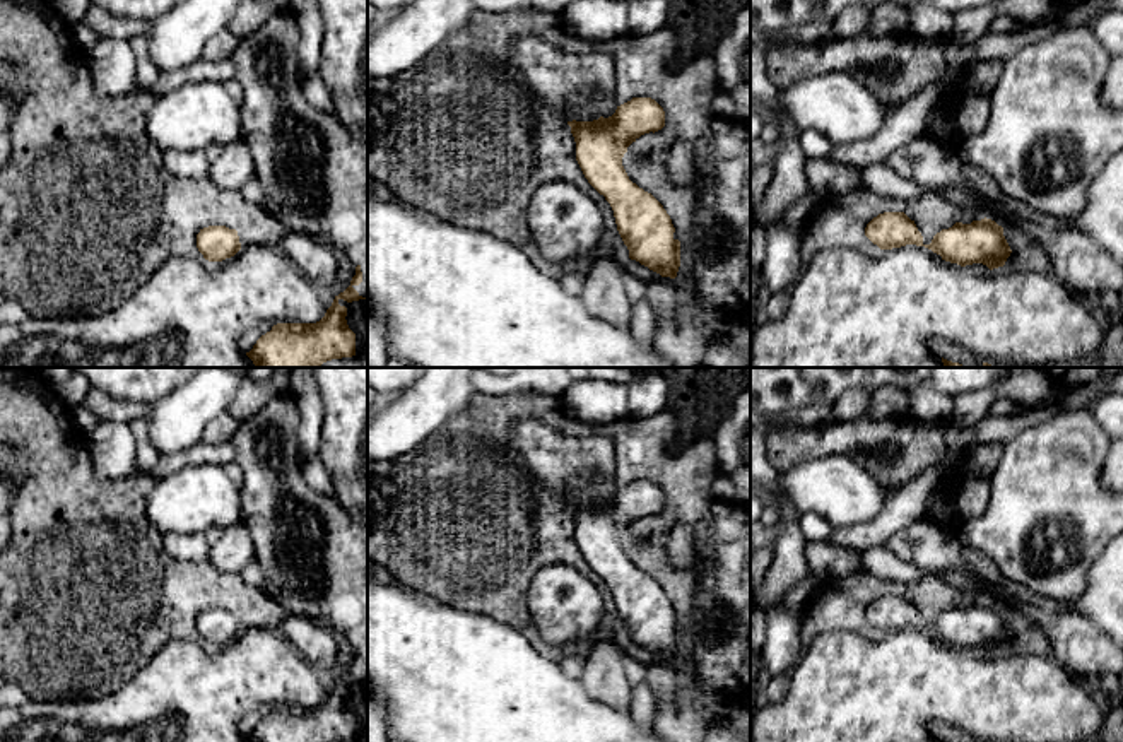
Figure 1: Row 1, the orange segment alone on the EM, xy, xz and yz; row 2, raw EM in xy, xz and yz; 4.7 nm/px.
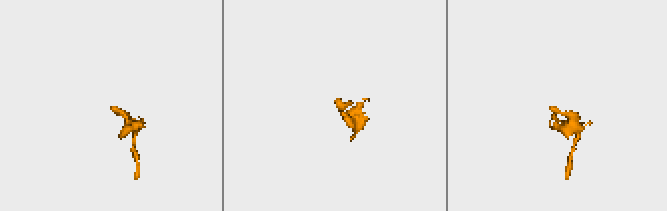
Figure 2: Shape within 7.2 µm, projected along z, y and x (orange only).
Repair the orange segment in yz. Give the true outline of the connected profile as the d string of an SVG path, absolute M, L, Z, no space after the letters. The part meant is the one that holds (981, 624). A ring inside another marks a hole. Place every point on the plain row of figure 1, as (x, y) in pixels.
M884 595L867 607L865 619L880 633L916 627L932 633L945 645L961 650L983 646L990 653L1003 650L1012 636L1003 610L986 600L971 607L955 605L925 627L914 604L904 595Z

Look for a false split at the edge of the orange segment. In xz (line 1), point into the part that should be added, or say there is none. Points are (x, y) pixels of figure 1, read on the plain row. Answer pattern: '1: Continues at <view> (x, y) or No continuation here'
1: No continuation here

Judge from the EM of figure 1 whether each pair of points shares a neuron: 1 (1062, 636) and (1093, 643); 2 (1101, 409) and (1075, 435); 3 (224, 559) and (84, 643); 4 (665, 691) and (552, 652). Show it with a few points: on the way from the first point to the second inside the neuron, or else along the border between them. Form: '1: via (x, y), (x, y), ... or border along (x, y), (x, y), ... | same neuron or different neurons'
1: via (1069, 636), (1086, 643) | same neuron
2: border along (1087, 404), (1105, 431) | different neurons
3: border along (207, 559), (219, 570), (238, 575) | different neurons
4: border along (660, 659), (645, 669) | different neurons

